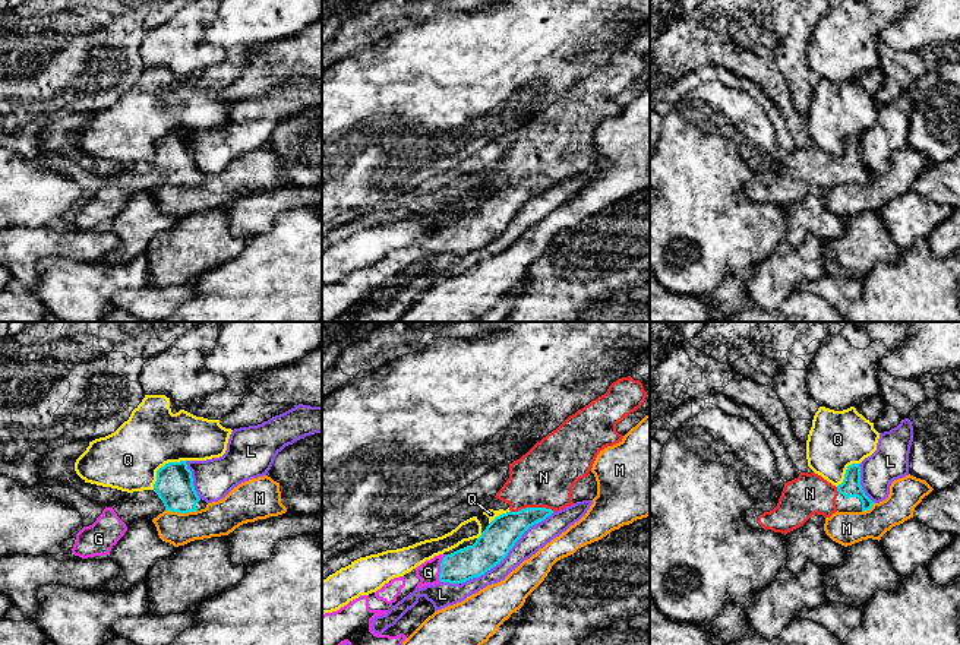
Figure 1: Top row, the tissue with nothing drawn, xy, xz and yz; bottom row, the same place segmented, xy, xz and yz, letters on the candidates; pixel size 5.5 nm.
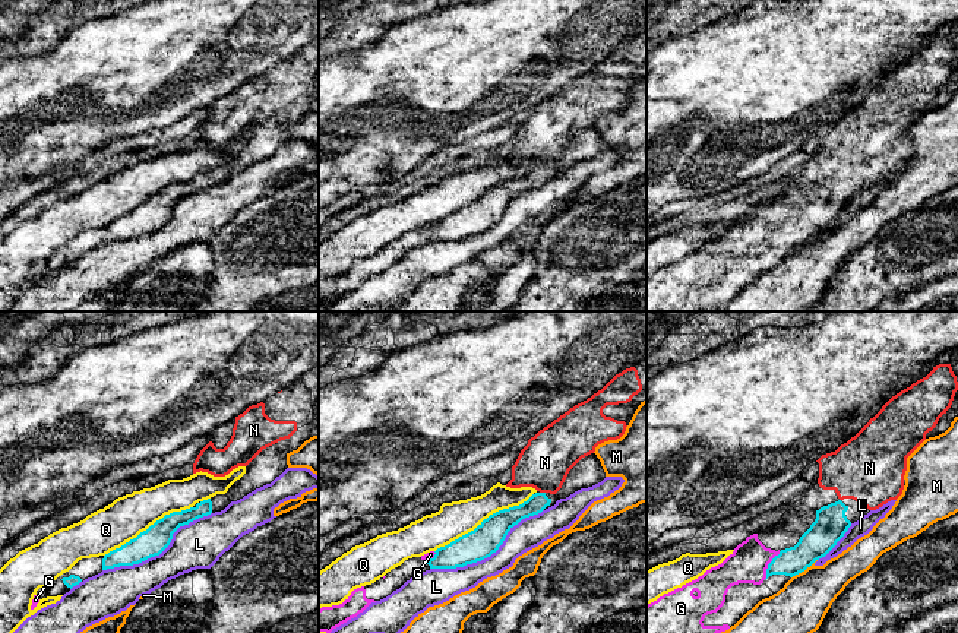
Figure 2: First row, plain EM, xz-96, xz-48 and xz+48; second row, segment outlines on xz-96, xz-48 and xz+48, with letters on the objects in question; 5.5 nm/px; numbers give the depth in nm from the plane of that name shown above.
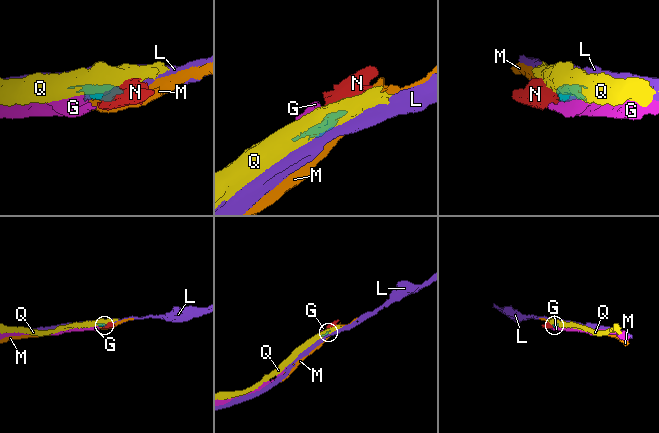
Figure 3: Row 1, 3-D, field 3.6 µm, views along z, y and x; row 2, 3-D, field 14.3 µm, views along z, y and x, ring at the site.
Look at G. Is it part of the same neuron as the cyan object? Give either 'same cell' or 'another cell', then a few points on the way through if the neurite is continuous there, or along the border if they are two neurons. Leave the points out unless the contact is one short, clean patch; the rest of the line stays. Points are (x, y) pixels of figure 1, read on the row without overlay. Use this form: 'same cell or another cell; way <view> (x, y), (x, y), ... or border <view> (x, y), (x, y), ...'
same cell; way xz (474, 233), (457, 240), (441, 240), (428, 244)

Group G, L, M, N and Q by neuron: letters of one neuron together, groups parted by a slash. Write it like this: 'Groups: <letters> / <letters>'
Groups: G N / L / M / Q

